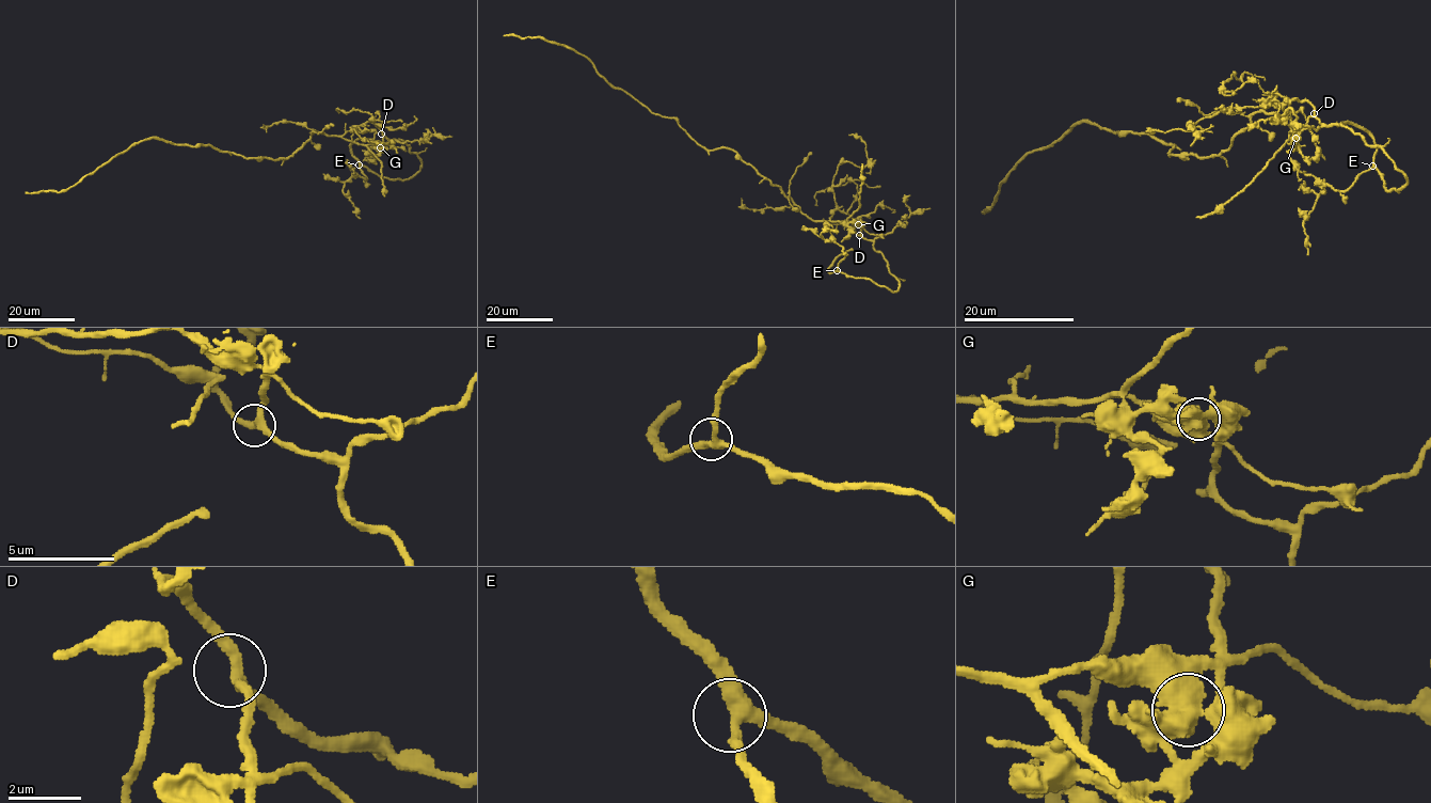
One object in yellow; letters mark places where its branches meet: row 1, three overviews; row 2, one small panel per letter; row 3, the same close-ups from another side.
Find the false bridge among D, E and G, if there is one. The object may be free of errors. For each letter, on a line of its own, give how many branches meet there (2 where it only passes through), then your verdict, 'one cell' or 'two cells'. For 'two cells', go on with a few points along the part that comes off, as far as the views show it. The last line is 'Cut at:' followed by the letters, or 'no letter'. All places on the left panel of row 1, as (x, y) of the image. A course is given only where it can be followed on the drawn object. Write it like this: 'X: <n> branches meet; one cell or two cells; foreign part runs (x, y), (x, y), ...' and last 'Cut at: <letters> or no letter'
D: 3 branches meet; one cell
E: 3 branches meet; one cell
G: 3 branches meet; two cells; foreign part runs (381, 147), (315, 131), (287, 157), (244, 158), (209, 145), (175, 145), (148, 138), (63, 190), (26, 191)
Cut at: G

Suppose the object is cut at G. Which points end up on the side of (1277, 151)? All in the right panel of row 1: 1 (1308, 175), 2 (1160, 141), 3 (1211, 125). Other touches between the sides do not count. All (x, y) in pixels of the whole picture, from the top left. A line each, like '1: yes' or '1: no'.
1: no
2: yes
3: no

